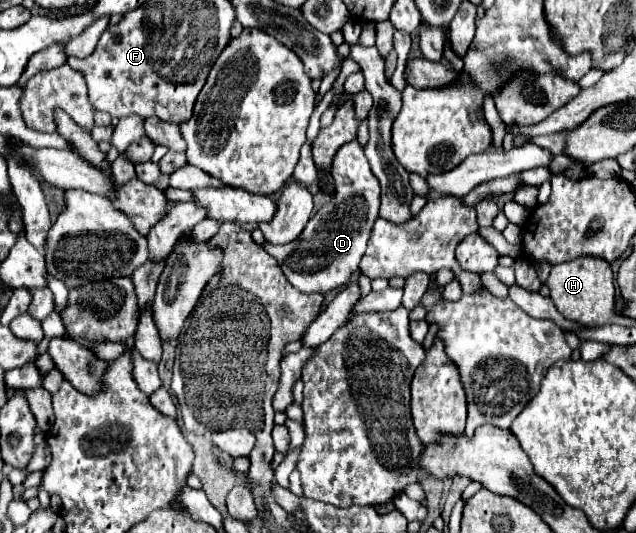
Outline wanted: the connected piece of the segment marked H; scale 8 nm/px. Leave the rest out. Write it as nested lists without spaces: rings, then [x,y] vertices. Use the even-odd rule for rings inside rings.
[[[578,257],[566,263],[560,263],[552,269],[546,285],[550,287],[550,297],[556,303],[556,309],[572,321],[578,321],[586,327],[602,327],[608,323],[620,323],[620,317],[614,315],[616,285],[614,273],[606,259],[598,257]]]

